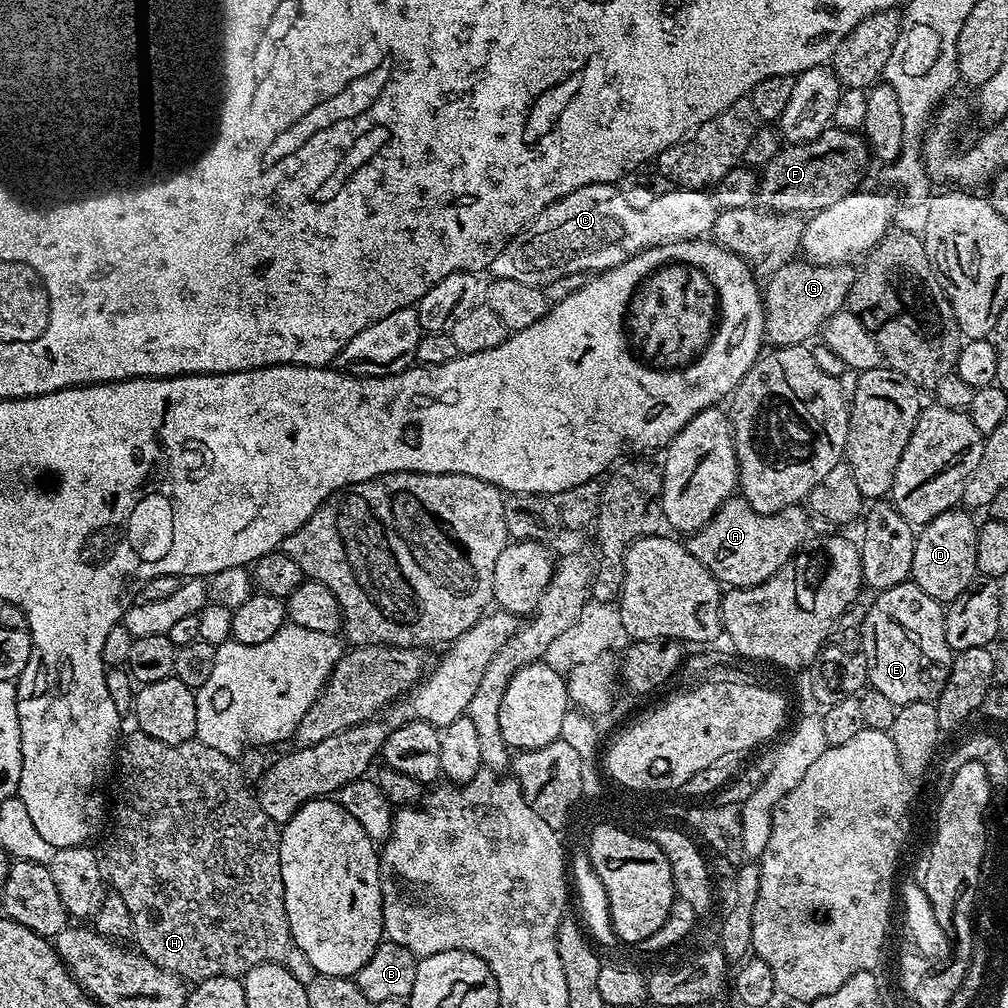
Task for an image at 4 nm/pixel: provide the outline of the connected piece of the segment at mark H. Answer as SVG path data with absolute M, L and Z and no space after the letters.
M132 730L123 737L118 748L118 771L116 776L116 809L111 809L112 841L108 844L108 864L106 860L106 880L111 891L121 896L132 919L131 935L136 938L135 947L150 962L162 966L162 970L173 972L185 982L209 980L215 976L243 977L256 964L280 962L285 959L289 948L293 947L292 931L286 914L284 883L280 865L281 825L275 824L257 802L250 781L243 776L239 763L226 754L218 754L211 746L206 746L195 738L181 744L158 742L145 732Z

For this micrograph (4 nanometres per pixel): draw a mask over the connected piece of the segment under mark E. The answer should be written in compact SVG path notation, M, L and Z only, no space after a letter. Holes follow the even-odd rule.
M905 582L898 586L890 586L875 597L877 600L868 608L864 616L864 645L862 651L868 667L868 684L881 691L899 706L923 700L935 701L942 686L946 686L946 678L950 674L952 662L938 660L922 660L922 648L918 652L896 648L896 624L900 626L946 626L944 621L945 605L941 601L930 598L926 590L918 585ZM916 618L928 618L926 624L918 624Z

